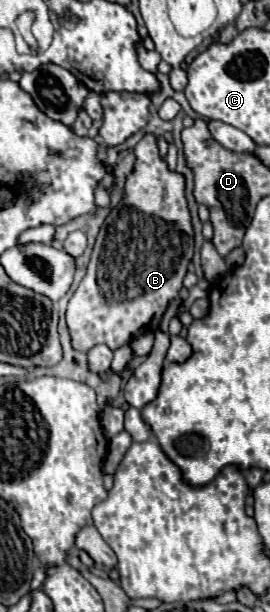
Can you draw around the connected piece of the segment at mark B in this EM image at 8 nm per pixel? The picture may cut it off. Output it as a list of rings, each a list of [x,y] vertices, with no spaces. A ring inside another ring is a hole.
[[[146,134],[136,144],[134,154],[136,162],[132,174],[128,174],[124,184],[124,198],[110,210],[108,218],[104,220],[94,244],[88,272],[68,302],[66,322],[72,336],[72,346],[80,352],[90,350],[96,344],[106,344],[116,350],[118,346],[132,342],[146,332],[154,332],[160,326],[170,300],[178,298],[188,264],[192,262],[194,230],[184,196],[184,176],[168,168],[166,160],[160,156],[156,136],[152,134]]]

